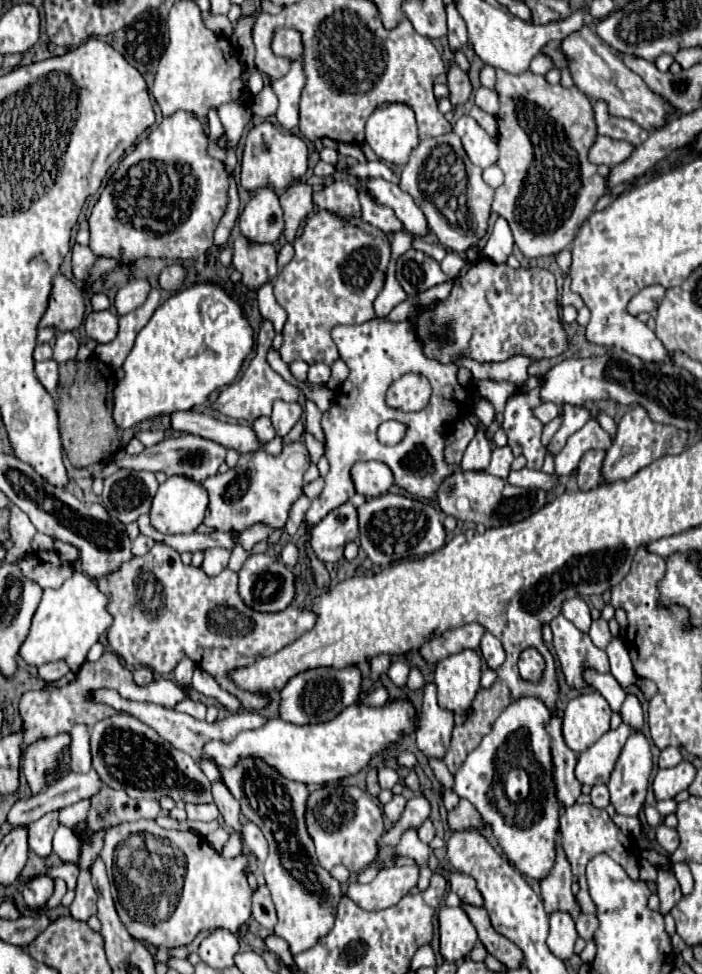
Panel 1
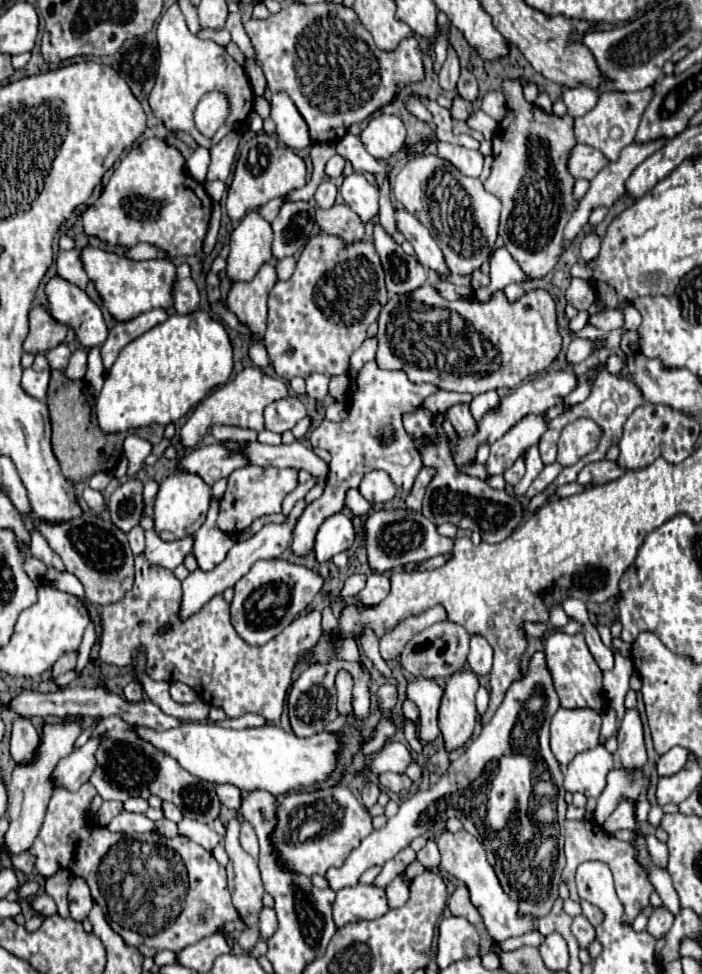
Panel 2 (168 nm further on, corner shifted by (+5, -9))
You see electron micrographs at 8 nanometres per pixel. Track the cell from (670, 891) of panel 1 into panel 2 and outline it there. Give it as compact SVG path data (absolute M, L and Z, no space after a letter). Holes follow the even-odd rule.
M665 906L653 908L653 912L649 916L647 932L655 938L661 938L661 936L667 934L667 930L671 930L671 926L673 926L673 914Z

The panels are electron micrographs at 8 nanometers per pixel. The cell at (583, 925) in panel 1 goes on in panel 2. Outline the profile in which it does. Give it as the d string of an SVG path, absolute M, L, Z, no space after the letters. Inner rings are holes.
M575 916L573 918L571 932L577 938L577 942L579 942L581 948L587 948L595 940L595 928L591 926L591 922L585 916Z

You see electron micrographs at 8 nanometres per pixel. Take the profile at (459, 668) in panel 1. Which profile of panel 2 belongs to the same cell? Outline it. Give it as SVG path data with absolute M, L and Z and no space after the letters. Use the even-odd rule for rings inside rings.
M461 670L449 676L439 708L439 728L445 738L447 750L461 748L473 734L477 722L475 692L479 688L477 676Z

